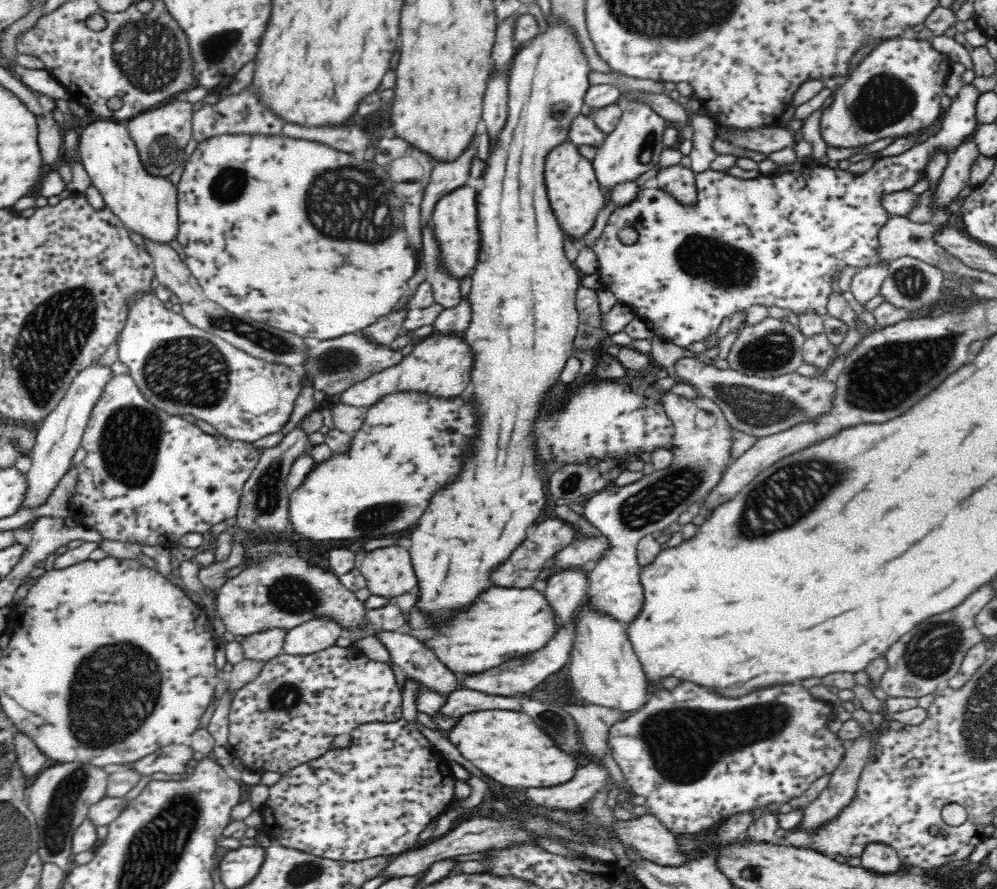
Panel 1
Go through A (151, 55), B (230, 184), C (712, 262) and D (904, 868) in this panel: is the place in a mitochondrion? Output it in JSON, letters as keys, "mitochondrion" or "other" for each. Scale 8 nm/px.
{"A":"mitochondrion","B":"mitochondrion","C":"mitochondrion","D":"other"}

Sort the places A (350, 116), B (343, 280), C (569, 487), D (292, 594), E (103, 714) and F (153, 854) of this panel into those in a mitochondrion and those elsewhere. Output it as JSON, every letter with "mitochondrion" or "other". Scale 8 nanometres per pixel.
{"A":"other","B":"other","C":"mitochondrion","D":"mitochondrion","E":"mitochondrion","F":"mitochondrion"}

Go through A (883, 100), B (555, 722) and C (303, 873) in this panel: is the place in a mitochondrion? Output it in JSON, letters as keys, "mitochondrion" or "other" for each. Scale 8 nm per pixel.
{"A":"mitochondrion","B":"mitochondrion","C":"mitochondrion"}

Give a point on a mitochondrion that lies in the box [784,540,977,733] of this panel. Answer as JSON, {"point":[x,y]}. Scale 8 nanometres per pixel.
{"point":[931,653]}

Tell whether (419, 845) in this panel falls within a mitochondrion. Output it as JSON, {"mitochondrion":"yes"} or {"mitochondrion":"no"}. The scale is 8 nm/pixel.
{"mitochondrion":"no"}

